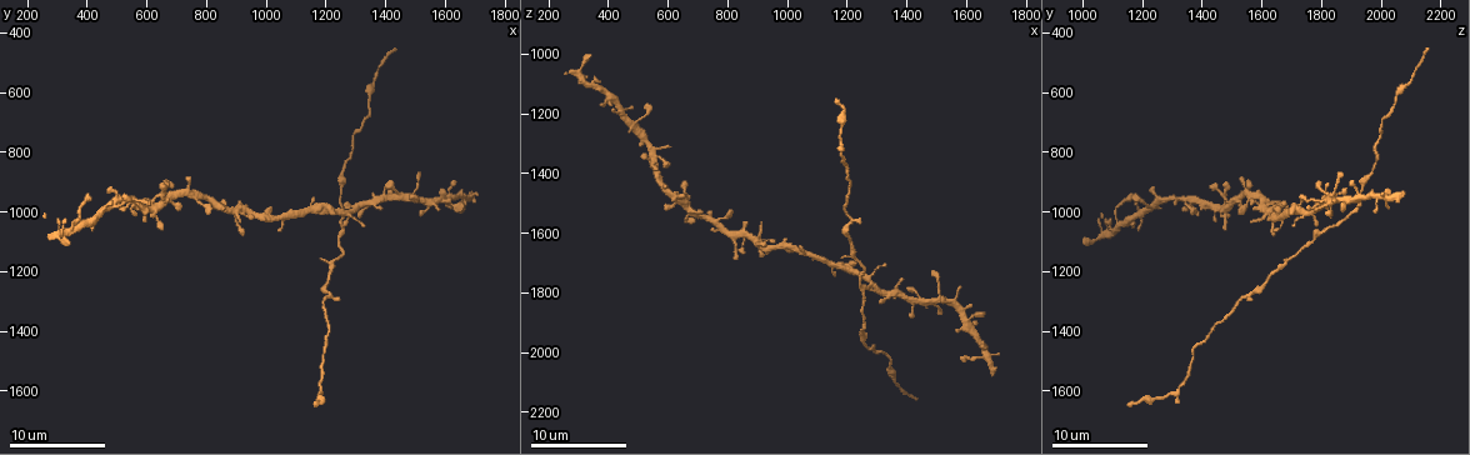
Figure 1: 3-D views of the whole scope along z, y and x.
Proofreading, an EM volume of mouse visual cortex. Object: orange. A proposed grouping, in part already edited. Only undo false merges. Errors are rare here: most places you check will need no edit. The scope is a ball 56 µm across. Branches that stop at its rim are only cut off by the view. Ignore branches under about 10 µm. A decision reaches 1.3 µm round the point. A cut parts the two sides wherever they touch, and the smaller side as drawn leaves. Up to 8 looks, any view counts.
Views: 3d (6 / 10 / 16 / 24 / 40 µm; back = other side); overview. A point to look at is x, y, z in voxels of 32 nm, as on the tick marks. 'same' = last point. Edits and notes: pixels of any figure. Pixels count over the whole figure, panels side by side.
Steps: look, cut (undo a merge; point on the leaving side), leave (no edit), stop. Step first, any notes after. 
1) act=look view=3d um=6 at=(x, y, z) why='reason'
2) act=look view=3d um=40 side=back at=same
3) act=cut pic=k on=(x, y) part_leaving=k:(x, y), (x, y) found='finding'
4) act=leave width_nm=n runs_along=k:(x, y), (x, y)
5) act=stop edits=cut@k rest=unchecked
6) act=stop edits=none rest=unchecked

act=look view=3d um=6 at=(1210, 1270, 1560) why='small branch off a trunk'

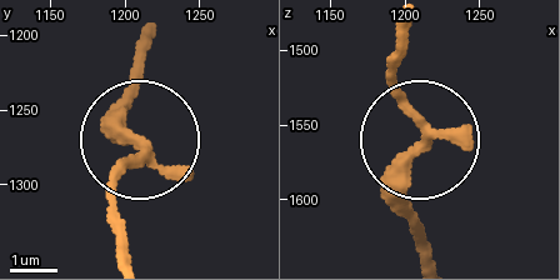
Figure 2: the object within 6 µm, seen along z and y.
act=leave runs_along=2:(151, 38), (128, 98), (139, 145), (115, 193), (115, 249) found='one cell here'

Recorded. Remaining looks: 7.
act=look view=3d um=6 at=(1100, 1000, 1670)

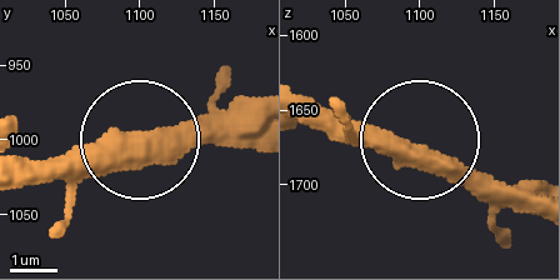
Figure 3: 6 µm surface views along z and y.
act=look view=3d um=6 side=back at=(1096, 1010, 1678) why='other side'

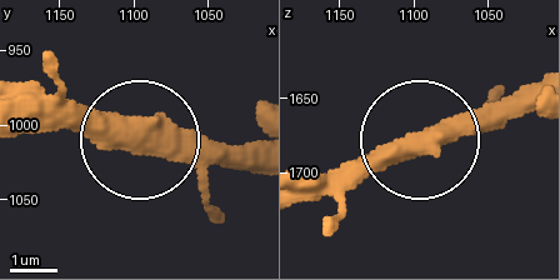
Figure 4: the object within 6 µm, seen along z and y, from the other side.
act=leave runs_along=4:(145, 131), (113, 139), (33, 128) found='one cell here'

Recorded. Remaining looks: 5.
act=look view=3d um=10 at=(1350, 620, 2050) why='sudden change in width'

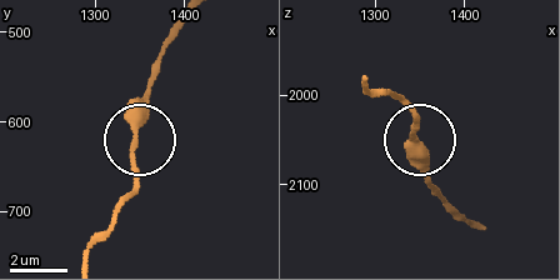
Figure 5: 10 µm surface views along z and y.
act=leave runs_along=5:(365, 83), (414, 114), (416, 159), (428, 185) found='continuous, no second cell'

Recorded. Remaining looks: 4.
act=look view=3d um=6 at=(1250, 880, 1970) why='calibre changes'

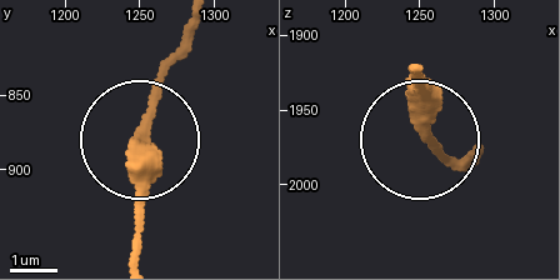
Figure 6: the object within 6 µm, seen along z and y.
act=leave width_nm=310 runs_along=6:(139, 250), (139, 130), (184, 39) found='one cell here'

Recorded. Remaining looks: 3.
act=stop edits=none rest=unchecked

